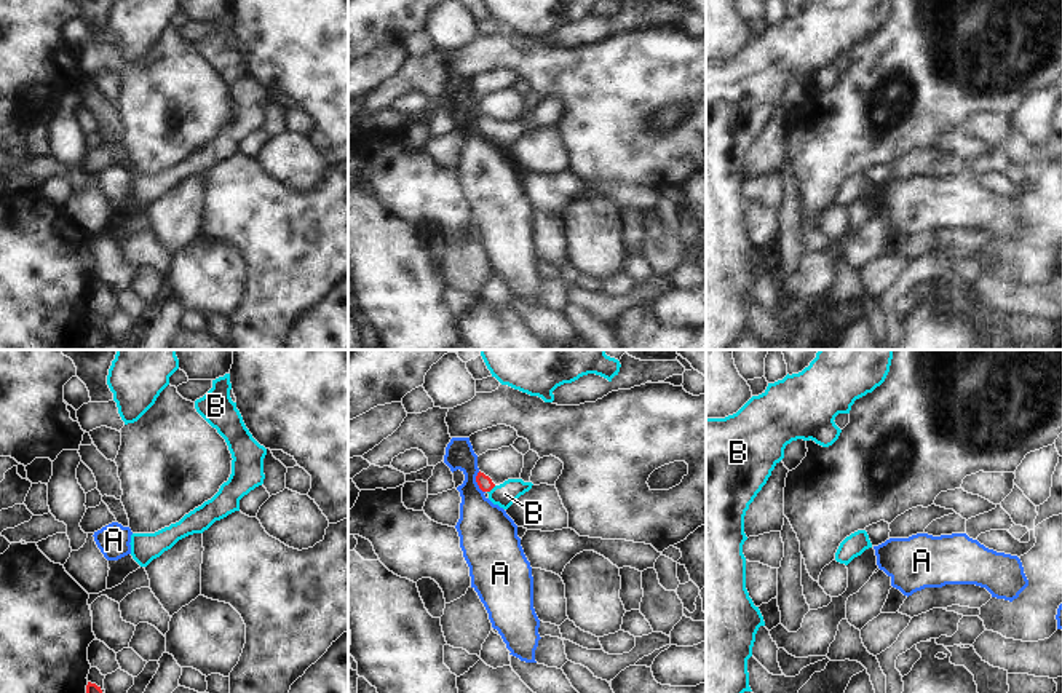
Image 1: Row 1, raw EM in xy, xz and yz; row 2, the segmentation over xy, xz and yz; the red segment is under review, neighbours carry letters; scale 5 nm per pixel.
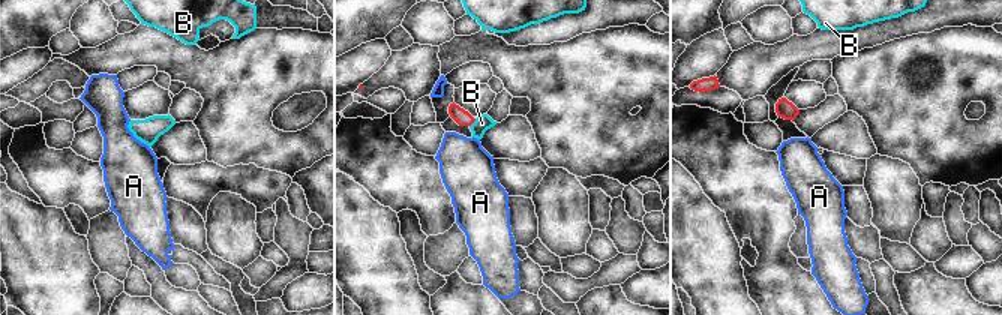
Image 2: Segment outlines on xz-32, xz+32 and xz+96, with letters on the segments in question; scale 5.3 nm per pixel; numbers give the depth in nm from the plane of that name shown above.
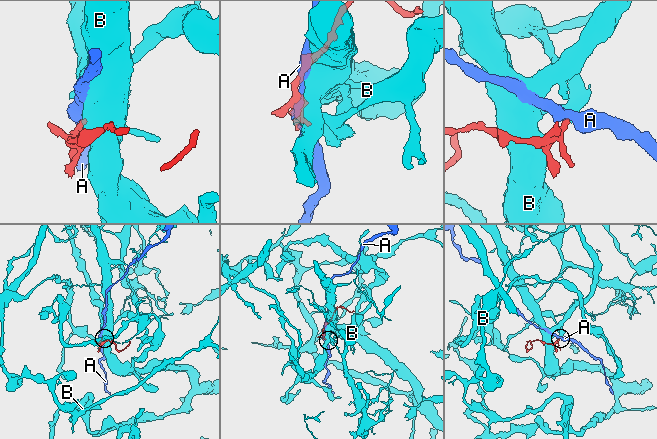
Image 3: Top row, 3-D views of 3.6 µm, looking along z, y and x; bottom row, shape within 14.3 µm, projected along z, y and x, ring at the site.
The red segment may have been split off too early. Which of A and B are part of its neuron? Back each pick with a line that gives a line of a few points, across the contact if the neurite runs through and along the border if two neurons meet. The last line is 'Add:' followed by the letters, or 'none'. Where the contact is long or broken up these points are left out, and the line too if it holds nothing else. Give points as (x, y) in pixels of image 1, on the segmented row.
B: line xz (484, 483), (491, 489), (497, 494), (505, 494)
Add: B

